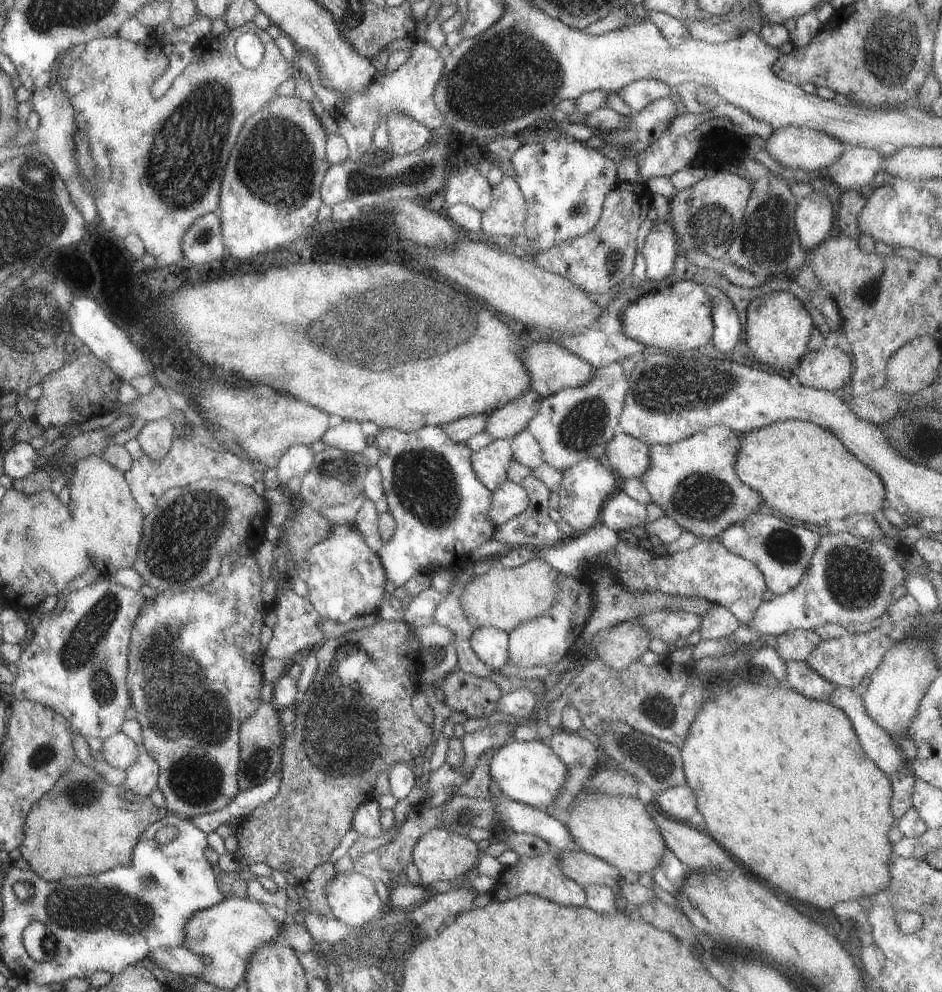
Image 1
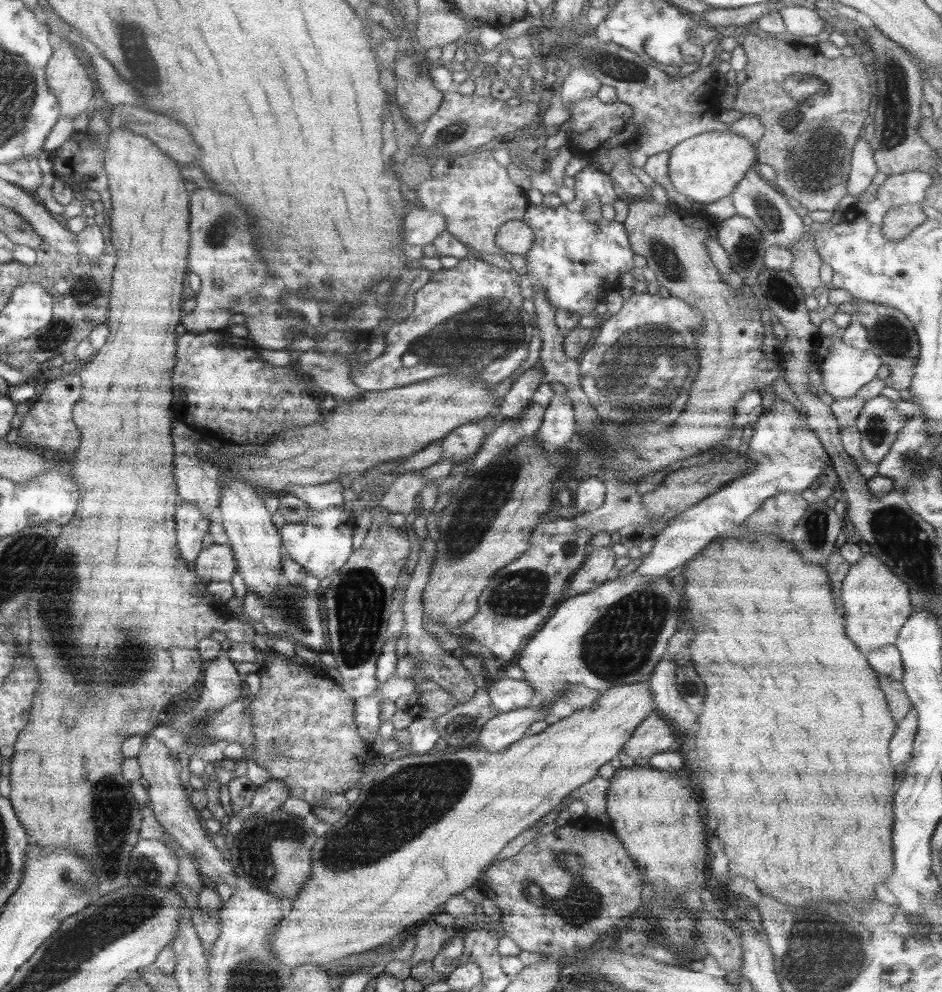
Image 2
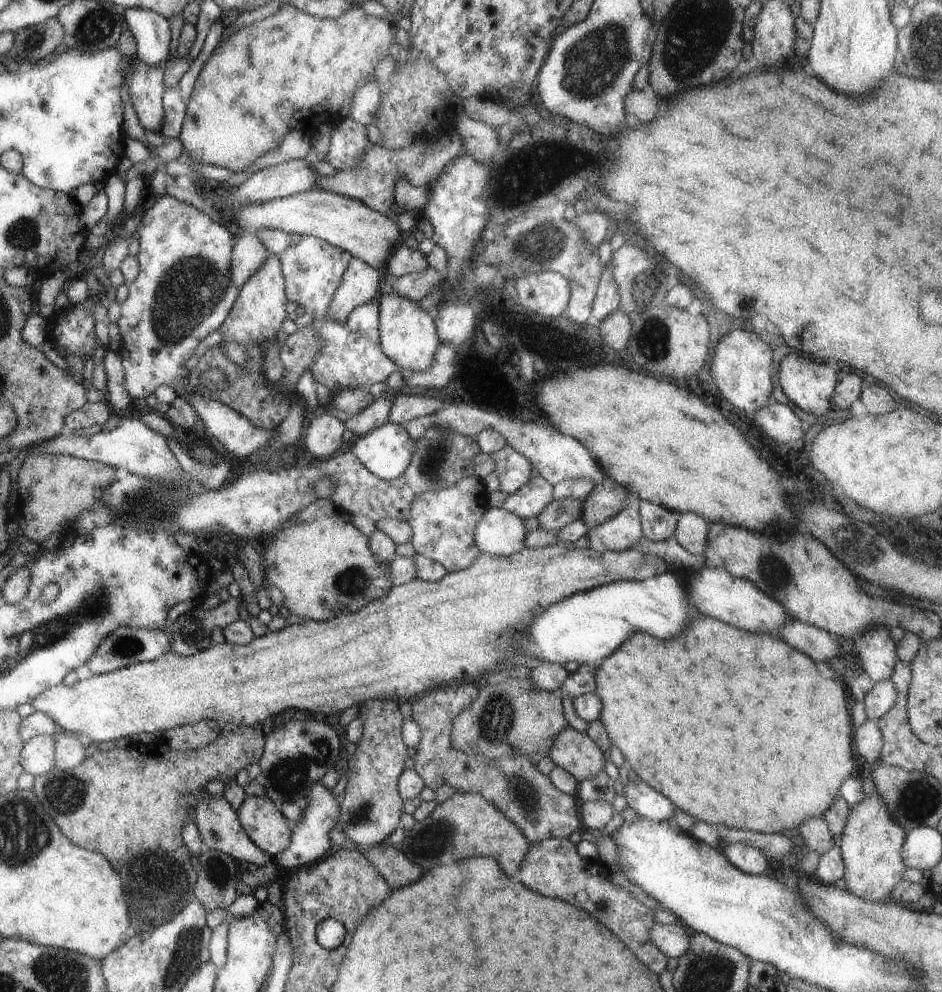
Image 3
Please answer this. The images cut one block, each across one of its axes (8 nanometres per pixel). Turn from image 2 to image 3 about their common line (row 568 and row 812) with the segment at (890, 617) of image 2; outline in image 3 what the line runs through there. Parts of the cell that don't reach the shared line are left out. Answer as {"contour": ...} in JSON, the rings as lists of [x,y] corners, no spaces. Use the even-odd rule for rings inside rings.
{"contour":[[[877,793],[865,795],[859,802],[850,805],[838,836],[845,890],[869,902],[889,900],[890,890],[901,880],[906,869],[900,853],[905,835],[906,832],[892,819],[884,800]]]}

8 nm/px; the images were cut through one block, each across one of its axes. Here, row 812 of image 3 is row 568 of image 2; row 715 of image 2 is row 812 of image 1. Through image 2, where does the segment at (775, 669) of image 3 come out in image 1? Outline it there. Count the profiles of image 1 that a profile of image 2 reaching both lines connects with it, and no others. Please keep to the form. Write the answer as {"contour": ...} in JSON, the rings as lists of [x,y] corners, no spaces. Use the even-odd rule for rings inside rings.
{"contour":[[[736,680],[733,688],[727,692],[716,693],[703,702],[699,712],[695,714],[685,740],[679,745],[682,760],[684,782],[691,788],[696,798],[696,811],[703,818],[703,826],[707,833],[718,845],[725,849],[734,862],[739,863],[750,876],[761,881],[761,874],[775,888],[785,894],[809,902],[819,908],[831,908],[839,900],[857,900],[869,898],[879,890],[885,890],[891,882],[887,870],[887,858],[891,853],[891,845],[887,840],[887,832],[894,826],[894,818],[889,810],[892,795],[890,780],[883,774],[875,763],[863,752],[858,743],[855,731],[848,722],[847,716],[841,709],[831,706],[828,702],[809,700],[806,696],[793,692],[781,684],[755,684],[755,682]]]}

